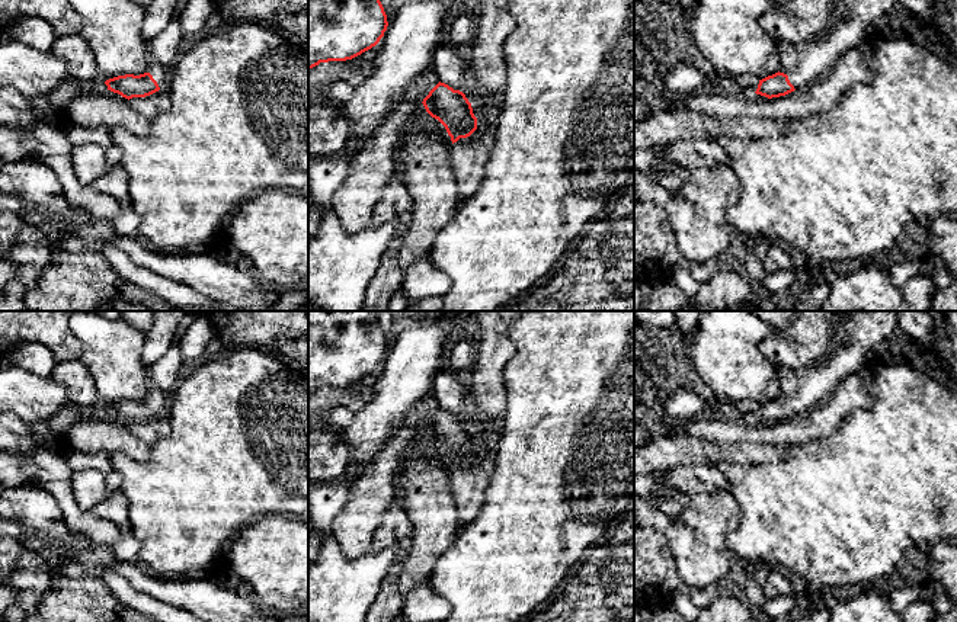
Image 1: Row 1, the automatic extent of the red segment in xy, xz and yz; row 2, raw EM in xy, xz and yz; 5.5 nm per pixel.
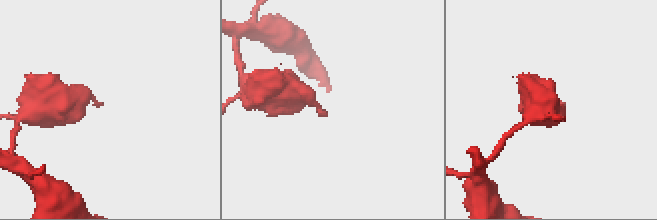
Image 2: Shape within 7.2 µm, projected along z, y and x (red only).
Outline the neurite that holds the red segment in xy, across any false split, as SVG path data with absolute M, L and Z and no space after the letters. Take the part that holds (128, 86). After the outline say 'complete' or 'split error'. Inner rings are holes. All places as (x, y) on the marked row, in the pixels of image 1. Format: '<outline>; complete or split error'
M147 54L147 71L140 76L125 74L109 78L105 81L108 90L121 94L125 99L145 97L159 90L166 89L169 73L156 60L156 57Z; split error

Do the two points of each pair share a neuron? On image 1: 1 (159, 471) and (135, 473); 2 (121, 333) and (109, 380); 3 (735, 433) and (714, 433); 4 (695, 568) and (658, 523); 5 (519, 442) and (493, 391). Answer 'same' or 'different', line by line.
1: same
2: same
3: same
4: different
5: different

